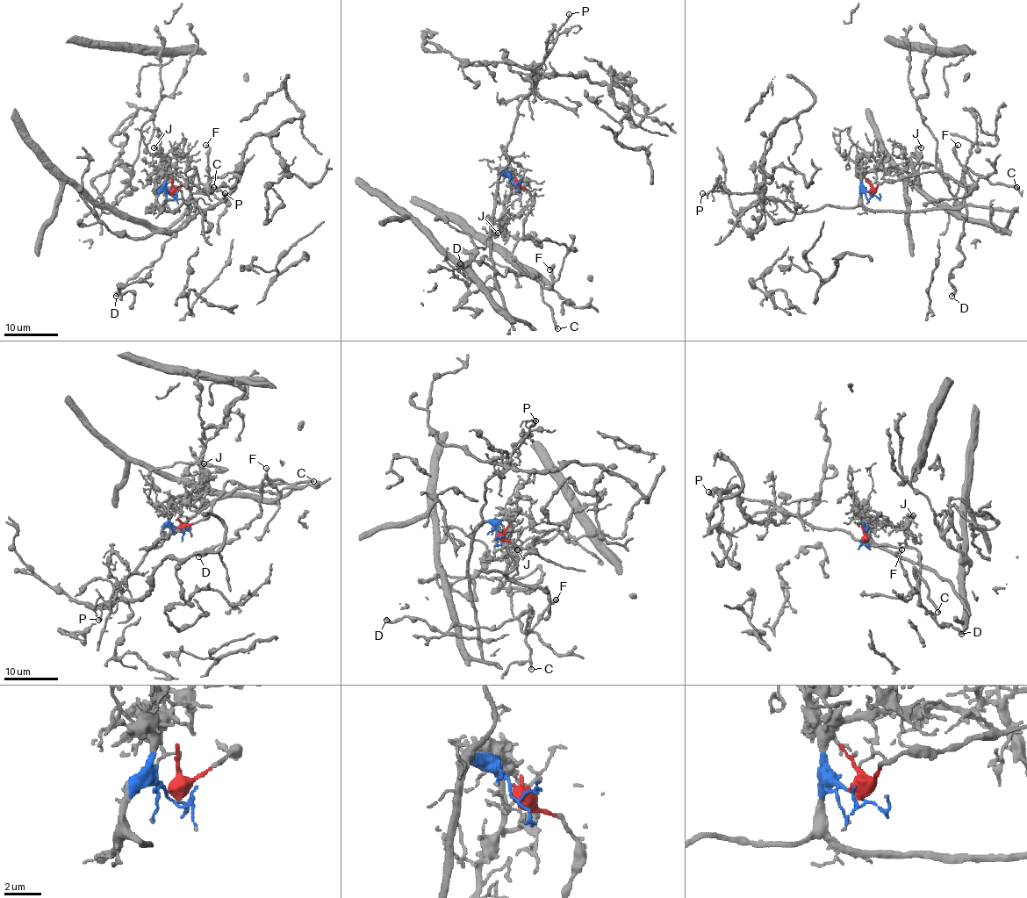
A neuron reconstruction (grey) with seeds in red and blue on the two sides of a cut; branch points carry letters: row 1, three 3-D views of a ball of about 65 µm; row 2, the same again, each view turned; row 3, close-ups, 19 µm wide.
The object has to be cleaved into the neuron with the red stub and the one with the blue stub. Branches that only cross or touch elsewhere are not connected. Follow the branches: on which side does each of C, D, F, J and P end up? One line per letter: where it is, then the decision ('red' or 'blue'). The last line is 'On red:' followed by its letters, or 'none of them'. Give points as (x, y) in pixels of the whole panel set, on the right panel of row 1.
C: at (1016, 187); red
D: at (951, 296); red
F: at (958, 145); red
J: at (921, 147); blue
P: at (702, 193); blue
On red: C, D, F

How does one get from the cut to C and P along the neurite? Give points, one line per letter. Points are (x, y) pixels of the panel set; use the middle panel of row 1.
C: (513, 183), (532, 197), (532, 206), (512, 255), (532, 276), (538, 276), (541, 279), (541, 294), (558, 328)
P: (513, 183), (501, 171), (508, 163), (508, 142), (517, 105), (529, 90), (538, 67), (569, 14)

